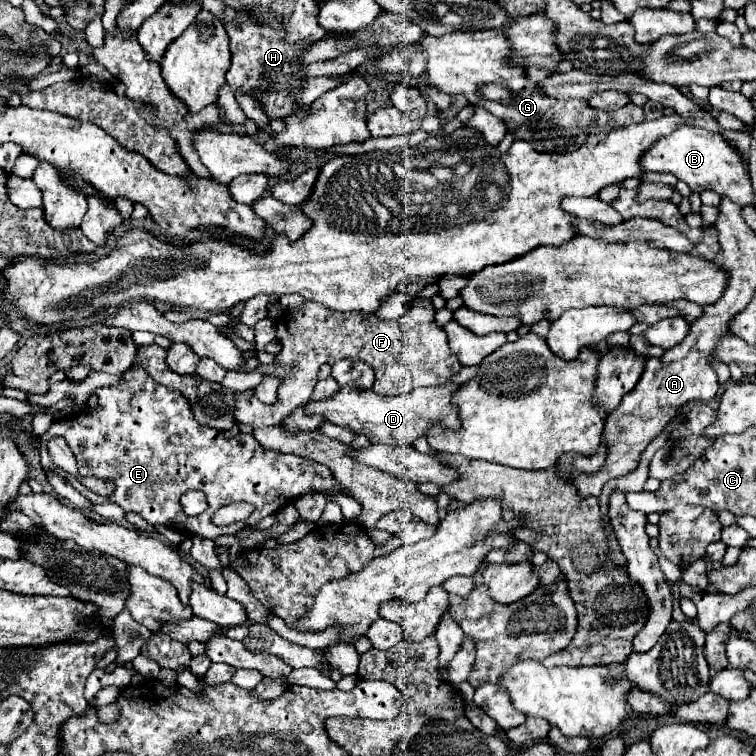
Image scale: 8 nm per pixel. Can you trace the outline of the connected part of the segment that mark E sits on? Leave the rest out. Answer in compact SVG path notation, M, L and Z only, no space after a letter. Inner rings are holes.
M131 366L119 384L96 389L92 394L99 398L101 410L97 414L77 414L55 420L49 432L39 438L39 452L43 470L53 470L69 480L69 484L93 504L117 502L123 510L141 514L149 524L167 524L187 532L185 536L213 540L221 534L237 534L247 526L255 526L261 518L275 514L301 494L349 494L333 478L333 472L319 462L263 448L253 434L239 432L237 436L227 438L221 432L215 432L215 428L203 428L191 416L191 406L181 392L155 384L139 366ZM57 436L65 438L69 446L77 442L73 450L77 452L77 468L81 476L93 474L115 482L115 492L111 496L89 492L77 478L51 462L47 444ZM79 446L85 446L85 450L79 452ZM187 490L201 490L207 498L209 508L199 516L185 516L181 508L179 498ZM231 502L251 504L251 516L229 526L211 524L211 514Z

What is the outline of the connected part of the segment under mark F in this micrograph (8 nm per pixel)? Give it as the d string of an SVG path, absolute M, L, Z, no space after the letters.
M429 298L407 304L407 312L399 320L383 320L377 314L363 312L335 312L317 302L305 302L299 310L283 312L277 318L277 340L281 350L275 354L277 366L295 368L293 374L283 376L277 388L277 404L267 406L251 392L235 392L235 422L249 426L277 426L299 404L309 400L317 384L317 372L323 364L351 358L369 364L375 372L373 390L379 396L409 394L419 386L445 384L461 370L459 360L449 350L447 336L433 320L435 308Z

